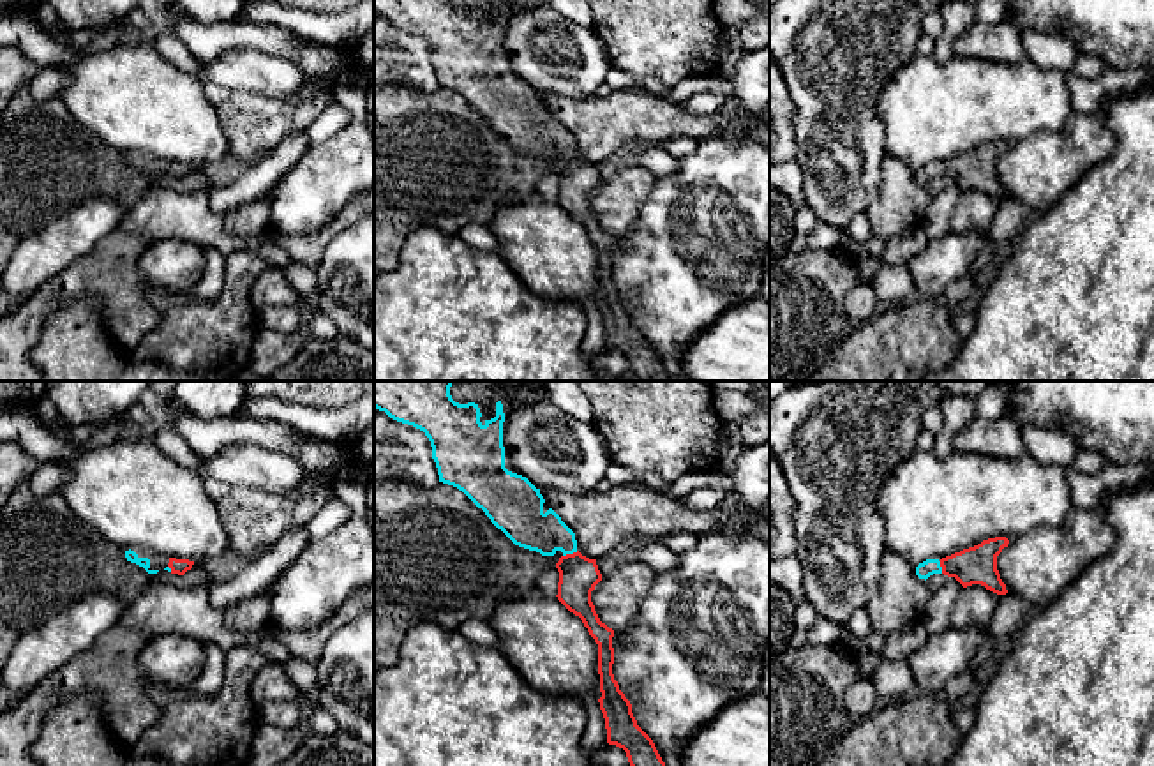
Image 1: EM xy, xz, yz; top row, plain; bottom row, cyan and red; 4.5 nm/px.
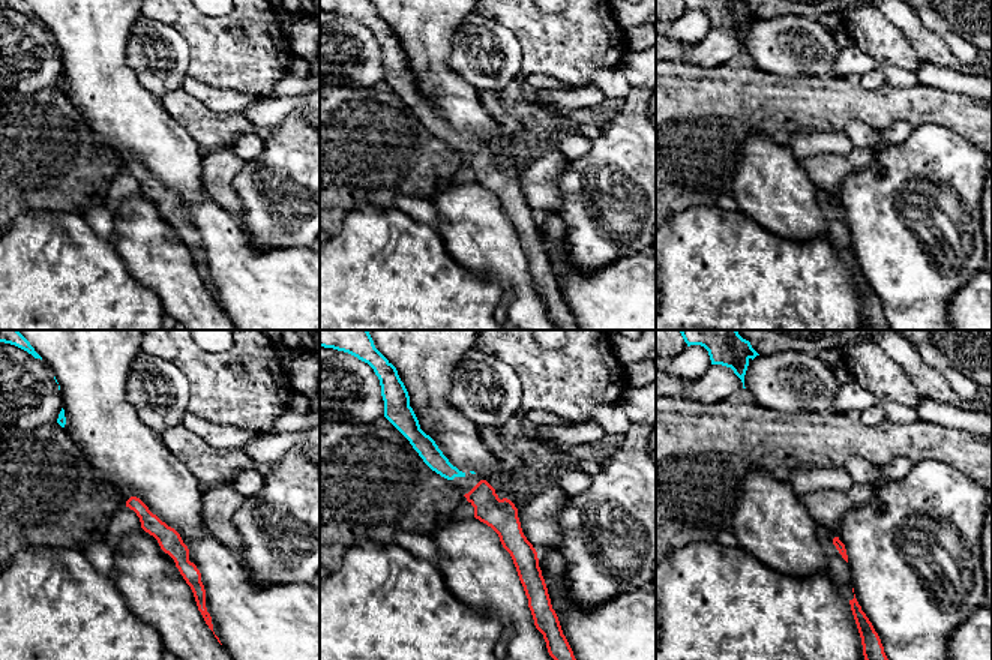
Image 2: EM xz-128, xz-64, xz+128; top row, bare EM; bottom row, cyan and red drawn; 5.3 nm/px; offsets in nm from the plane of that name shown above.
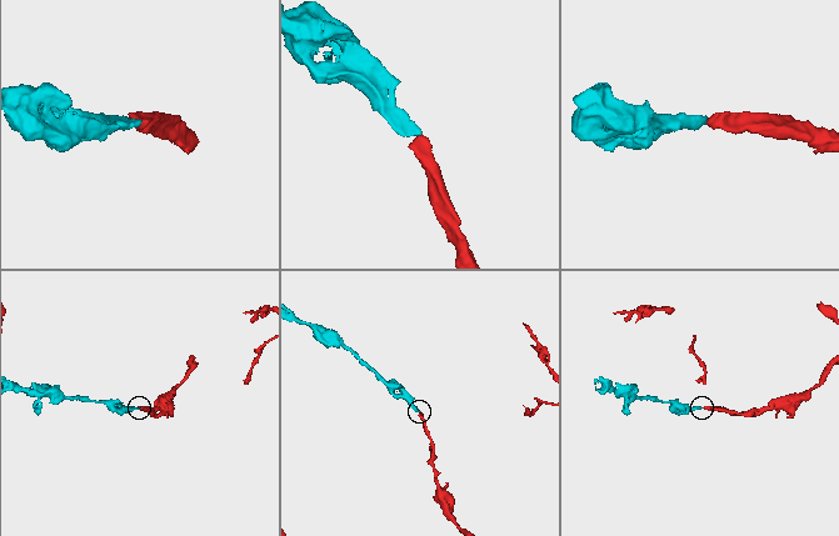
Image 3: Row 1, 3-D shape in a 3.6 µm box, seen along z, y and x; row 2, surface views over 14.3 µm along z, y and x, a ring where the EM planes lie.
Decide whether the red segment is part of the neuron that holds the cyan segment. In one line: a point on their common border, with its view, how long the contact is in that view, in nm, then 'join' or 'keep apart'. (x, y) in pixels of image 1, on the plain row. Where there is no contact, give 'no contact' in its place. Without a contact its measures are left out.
xz (570, 157) | 80 nm | join

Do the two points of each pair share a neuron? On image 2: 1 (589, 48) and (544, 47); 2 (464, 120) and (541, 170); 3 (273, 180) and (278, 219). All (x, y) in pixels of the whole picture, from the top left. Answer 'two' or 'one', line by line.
1: one
2: two
3: one

